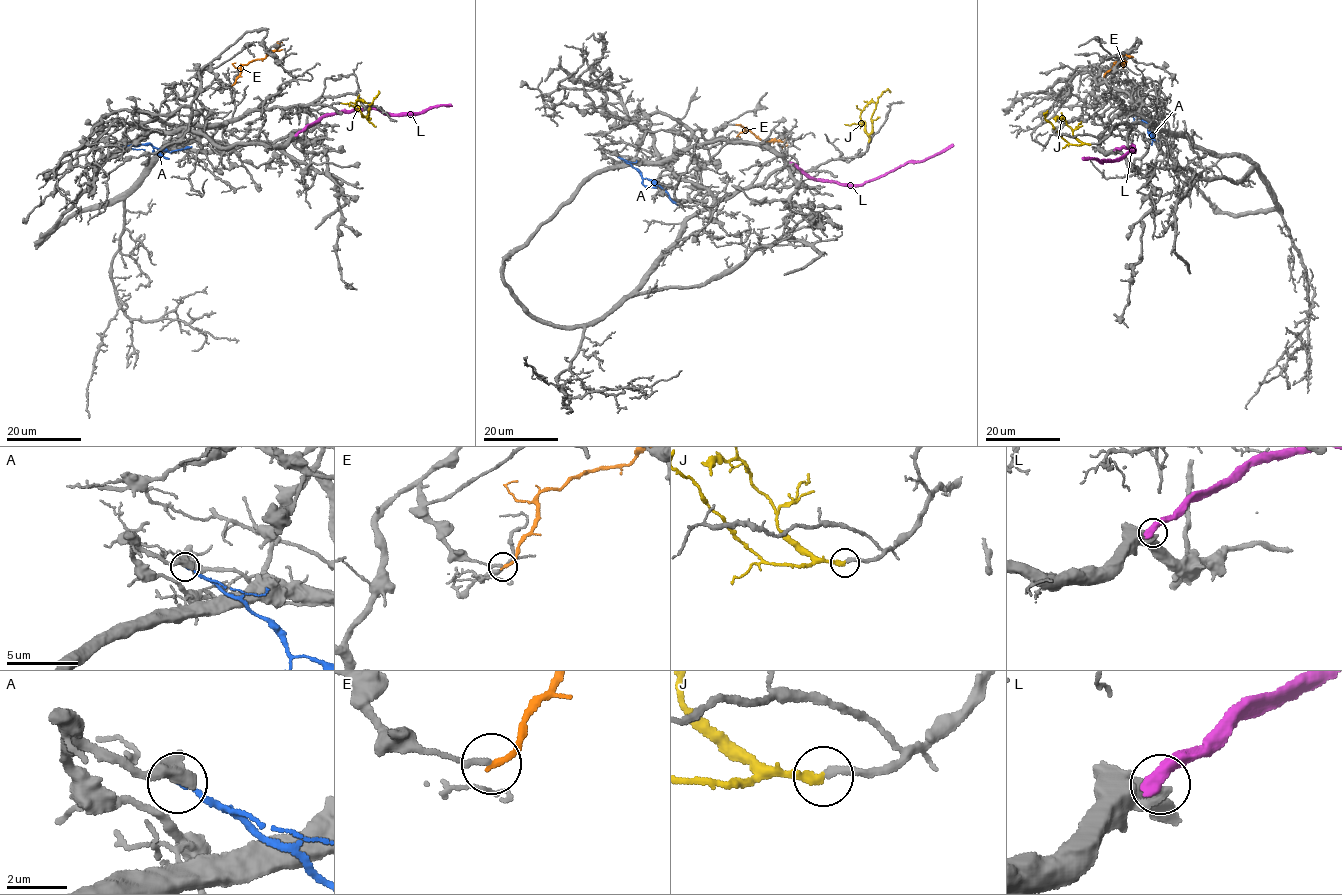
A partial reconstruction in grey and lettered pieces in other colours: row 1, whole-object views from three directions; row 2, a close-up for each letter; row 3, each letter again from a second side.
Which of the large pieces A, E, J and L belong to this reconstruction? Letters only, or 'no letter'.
J

